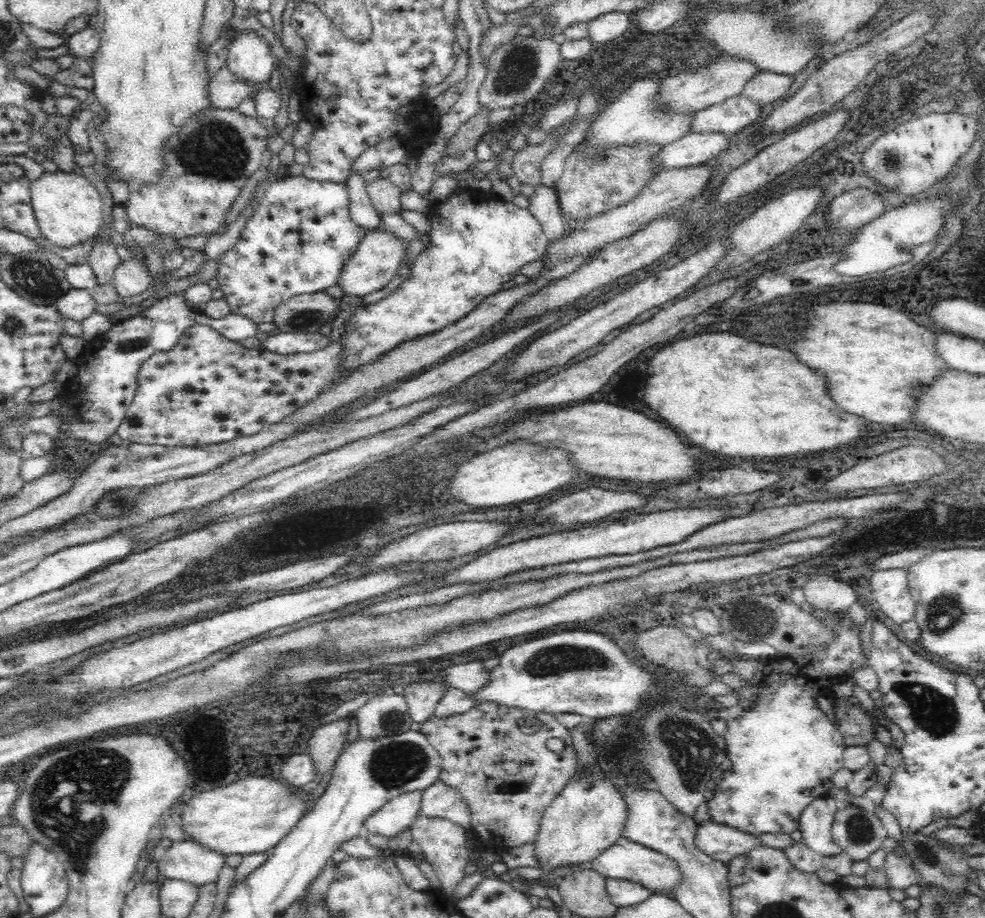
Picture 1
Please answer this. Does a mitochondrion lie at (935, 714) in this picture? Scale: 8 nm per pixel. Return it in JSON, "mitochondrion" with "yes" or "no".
{"mitochondrion":"yes"}

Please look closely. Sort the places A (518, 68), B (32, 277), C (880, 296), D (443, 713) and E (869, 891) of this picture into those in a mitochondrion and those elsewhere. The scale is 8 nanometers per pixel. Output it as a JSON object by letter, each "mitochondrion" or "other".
{"A":"mitochondrion","B":"mitochondrion","C":"other","D":"other","E":"other"}

